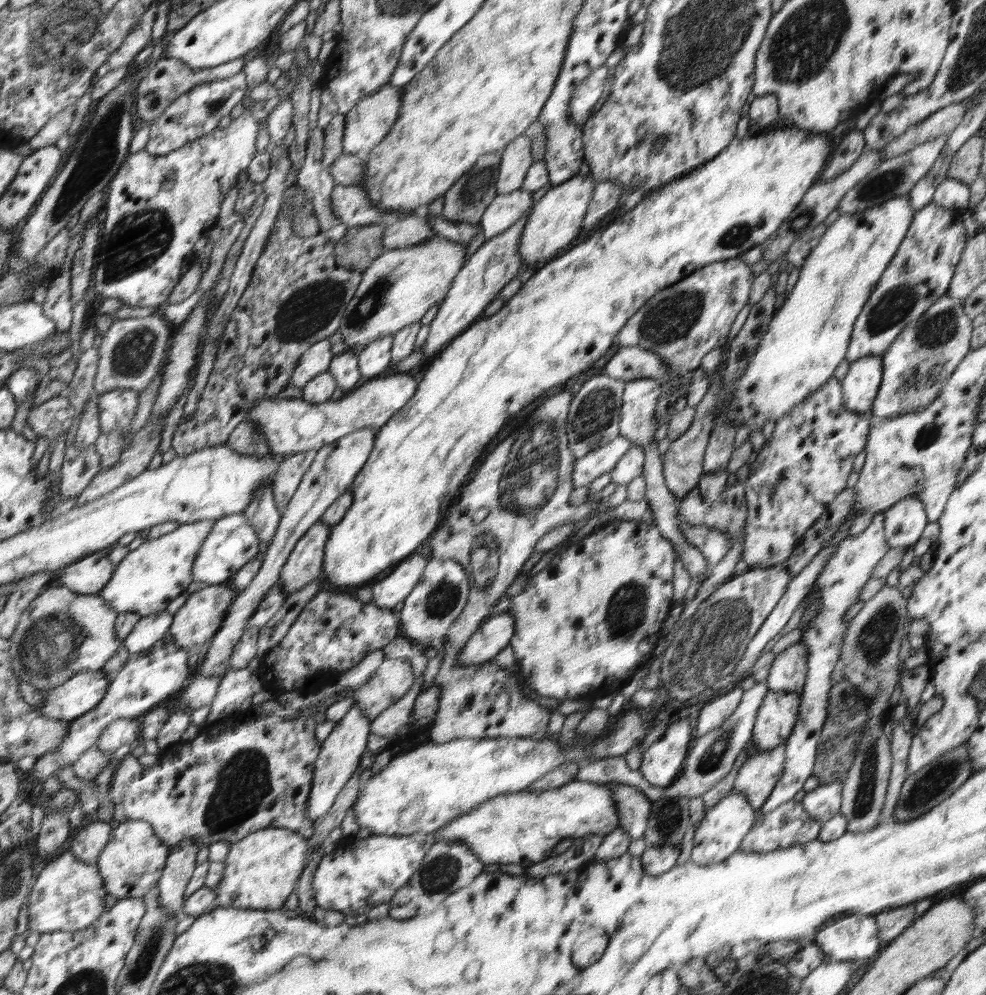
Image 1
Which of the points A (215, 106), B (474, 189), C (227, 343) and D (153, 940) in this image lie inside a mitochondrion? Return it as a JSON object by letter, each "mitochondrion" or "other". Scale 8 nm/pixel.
{"A":"mitochondrion","B":"mitochondrion","C":"other","D":"mitochondrion"}

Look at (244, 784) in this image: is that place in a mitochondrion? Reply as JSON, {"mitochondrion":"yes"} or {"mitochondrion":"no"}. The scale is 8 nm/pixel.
{"mitochondrion":"yes"}

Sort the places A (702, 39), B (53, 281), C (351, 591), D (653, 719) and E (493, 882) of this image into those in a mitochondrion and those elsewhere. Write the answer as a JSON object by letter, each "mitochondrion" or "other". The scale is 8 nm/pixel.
{"A":"mitochondrion","B":"other","C":"other","D":"other","E":"other"}

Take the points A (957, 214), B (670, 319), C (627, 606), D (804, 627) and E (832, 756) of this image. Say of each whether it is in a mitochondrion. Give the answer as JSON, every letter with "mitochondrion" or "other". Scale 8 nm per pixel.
{"A":"other","B":"mitochondrion","C":"mitochondrion","D":"other","E":"mitochondrion"}

